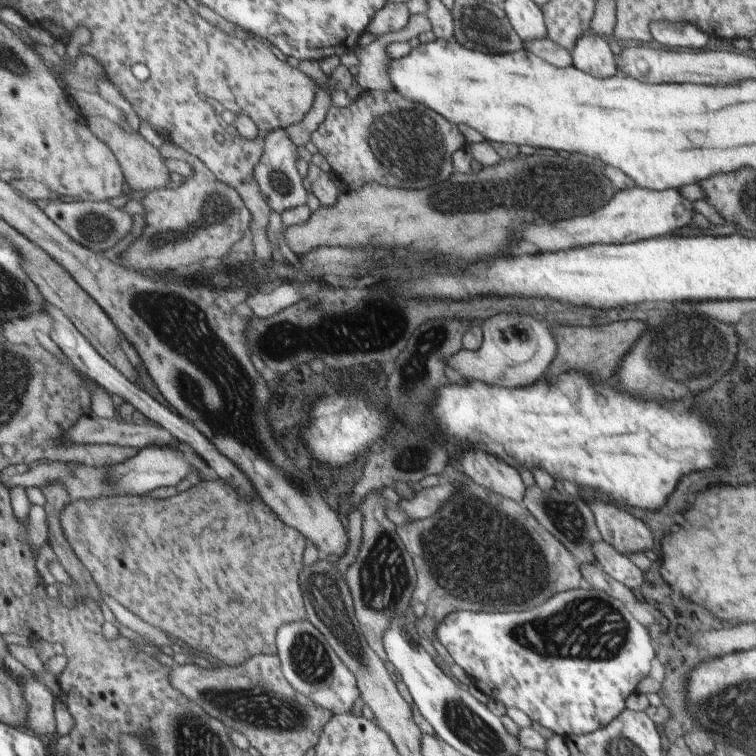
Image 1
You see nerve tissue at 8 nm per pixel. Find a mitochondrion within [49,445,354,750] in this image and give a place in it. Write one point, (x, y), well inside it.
(259, 708)

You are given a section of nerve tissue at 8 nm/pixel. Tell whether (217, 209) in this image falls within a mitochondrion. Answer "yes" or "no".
yes

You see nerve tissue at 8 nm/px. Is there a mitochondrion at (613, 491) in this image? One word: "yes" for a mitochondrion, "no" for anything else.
no

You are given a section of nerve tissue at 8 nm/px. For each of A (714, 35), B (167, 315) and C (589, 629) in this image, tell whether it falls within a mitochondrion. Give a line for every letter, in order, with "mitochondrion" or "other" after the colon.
A: other
B: mitochondrion
C: mitochondrion

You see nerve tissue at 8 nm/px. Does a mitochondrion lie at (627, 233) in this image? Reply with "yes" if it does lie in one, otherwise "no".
no

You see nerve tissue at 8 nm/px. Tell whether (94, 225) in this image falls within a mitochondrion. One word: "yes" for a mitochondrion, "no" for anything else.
yes

